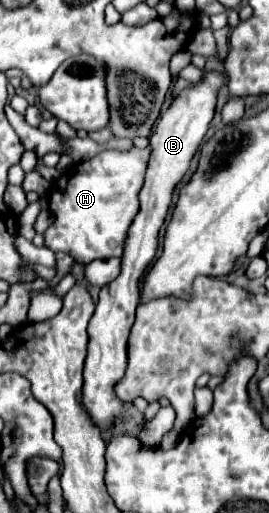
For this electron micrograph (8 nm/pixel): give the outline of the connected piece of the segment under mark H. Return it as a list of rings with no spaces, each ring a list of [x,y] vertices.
[[[132,147],[128,151],[118,151],[118,149],[106,149],[98,153],[96,157],[88,161],[80,161],[74,165],[74,169],[68,171],[66,183],[64,175],[58,177],[52,187],[50,187],[50,199],[48,199],[48,209],[52,205],[52,215],[54,223],[46,229],[44,241],[46,247],[52,251],[64,251],[76,259],[76,263],[90,263],[94,259],[110,259],[110,257],[120,257],[122,255],[122,241],[126,237],[126,231],[138,213],[138,191],[144,183],[144,171],[146,171],[146,161],[148,161],[150,149]]]

